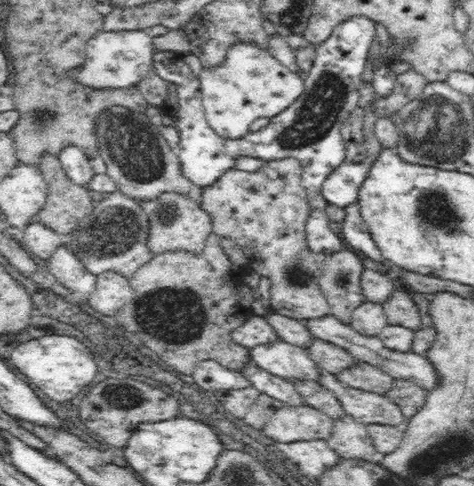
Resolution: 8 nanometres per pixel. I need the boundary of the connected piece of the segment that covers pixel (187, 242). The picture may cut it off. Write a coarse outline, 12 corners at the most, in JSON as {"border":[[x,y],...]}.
{"border":[[189,196],[138,200],[154,255],[203,252],[213,232]]}

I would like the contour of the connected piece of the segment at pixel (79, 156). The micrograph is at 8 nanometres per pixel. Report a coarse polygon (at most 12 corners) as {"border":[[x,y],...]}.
{"border":[[68,145],[57,157],[67,178],[87,188],[95,173],[86,153]]}

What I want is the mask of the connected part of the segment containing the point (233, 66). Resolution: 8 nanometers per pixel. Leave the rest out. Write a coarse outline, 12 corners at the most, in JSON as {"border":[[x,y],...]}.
{"border":[[236,42],[198,74],[206,121],[248,135],[304,93],[258,44]]}

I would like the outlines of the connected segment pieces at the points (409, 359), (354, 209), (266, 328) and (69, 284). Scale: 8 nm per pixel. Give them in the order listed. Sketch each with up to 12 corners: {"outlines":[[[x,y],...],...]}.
{"outlines":[[[334,315],[302,320],[314,338],[424,390],[440,382],[427,357],[390,350]],[[359,204],[346,206],[346,242],[370,260],[392,266],[371,238]],[[251,314],[234,331],[231,339],[240,346],[280,341],[263,317]],[[64,244],[48,259],[60,284],[84,296],[97,275]]]}

